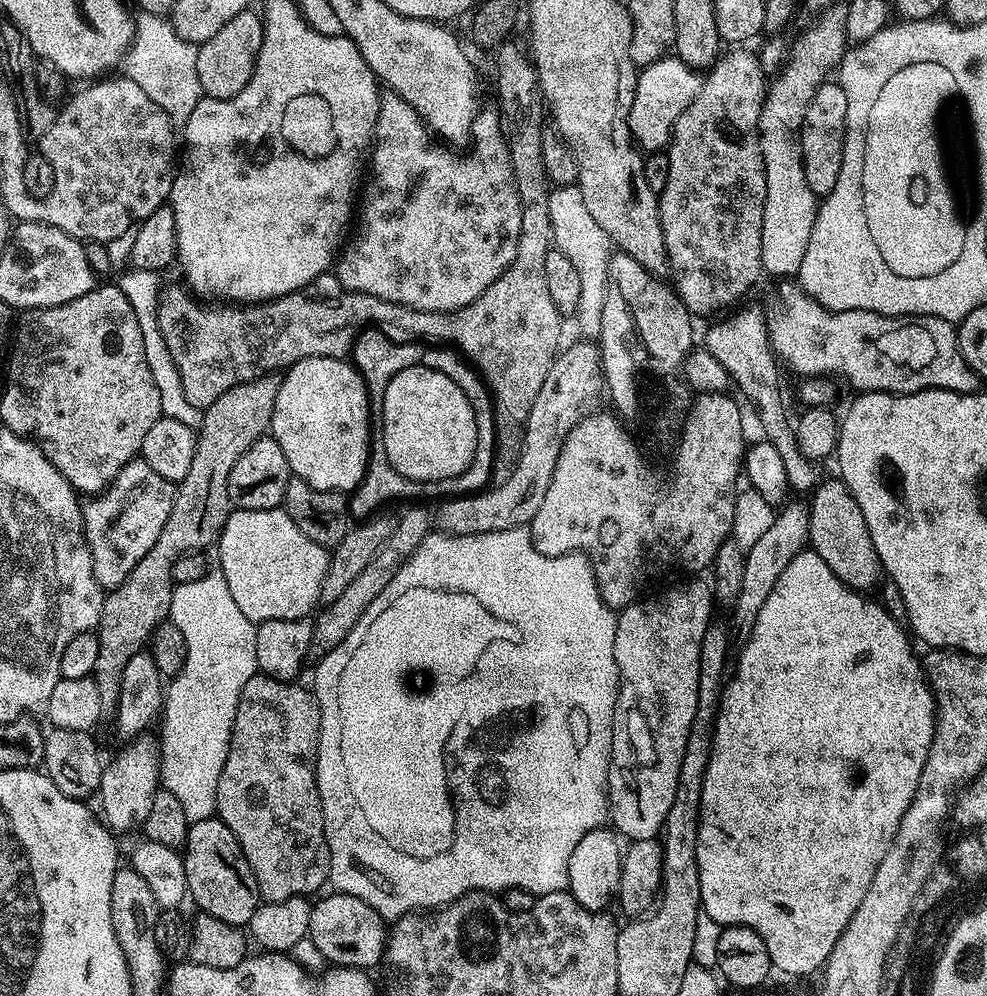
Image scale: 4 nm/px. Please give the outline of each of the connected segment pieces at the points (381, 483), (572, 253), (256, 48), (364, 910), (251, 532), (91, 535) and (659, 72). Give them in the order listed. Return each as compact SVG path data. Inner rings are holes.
M436 346L431 351L433 358L436 359L433 360L435 367L439 368L442 374L446 374L446 378L450 378L450 382L456 383L458 390L462 390L462 394L466 394L466 398L472 403L474 426L478 426L478 446L474 450L474 458L470 462L470 466L466 466L466 470L454 478L411 480L406 478L406 474L398 474L398 470L394 470L390 458L386 458L386 446L383 439L373 439L368 450L368 465L364 471L364 477L361 478L360 485L352 489L347 497L348 510L353 521L367 520L369 516L379 513L383 509L380 507L383 504L390 503L391 500L416 502L419 501L416 499L421 496L424 500L437 499L436 501L439 501L441 498L475 494L489 487L492 478L492 459L494 458L494 446L496 445L497 422L492 403L492 393L488 391L488 385L484 383L479 372L464 359L459 351L448 346Z
M556 186L549 191L548 206L550 208L550 226L552 227L552 242L578 270L581 281L578 306L574 313L576 324L580 327L581 337L599 337L602 330L602 309L606 307L608 293L608 267L614 255L614 245L611 238L590 218L590 210L586 210L586 202L582 202L582 194L576 186Z
M249 10L242 14L234 14L214 38L201 44L197 50L198 79L202 93L209 100L225 100L234 98L250 82L254 74L254 66L264 41L264 22L259 11Z
M333 891L331 895L321 895L319 897L321 900L317 899L313 903L307 937L314 942L315 946L318 946L318 950L322 952L329 965L372 970L375 964L379 965L383 961L384 951L388 947L389 925L384 917L378 914L378 910L366 906L366 902L362 902L362 898L354 898L350 894L338 891Z
M283 507L270 510L236 508L229 512L218 541L219 548L218 567L224 572L226 586L230 586L234 602L238 602L238 610L242 610L253 624L311 617L321 603L320 591L328 569L329 549L306 538Z
M137 458L116 475L102 494L83 505L84 532L92 548L94 578L98 578L101 588L111 590L118 587L130 570L138 566L146 550L158 542L158 534L162 534L162 526L166 526L166 518L170 518L175 496L173 481L163 480L148 468L148 463Z
M669 54L663 60L643 65L636 78L634 106L630 110L628 125L632 139L645 153L651 154L667 149L674 126L684 110L698 94L702 76L697 69L683 64L675 55Z

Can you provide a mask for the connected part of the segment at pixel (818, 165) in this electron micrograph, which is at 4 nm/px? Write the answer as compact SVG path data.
M825 82L818 86L814 98L810 98L810 106L806 106L804 121L800 127L800 153L802 166L806 174L806 186L817 198L823 198L834 190L834 182L838 182L838 170L842 170L842 154L844 153L844 131L846 130L846 90L838 82Z

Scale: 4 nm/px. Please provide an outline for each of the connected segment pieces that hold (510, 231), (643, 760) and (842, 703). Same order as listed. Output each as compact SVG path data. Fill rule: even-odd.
M388 94L381 99L374 147L370 152L370 172L372 168L372 180L376 184L366 185L367 183L365 183L363 185L362 199L358 204L356 233L354 233L354 228L351 233L351 236L353 235L352 241L350 241L350 236L346 247L339 253L334 264L334 275L342 282L345 290L361 292L362 294L374 294L374 298L386 298L390 302L410 306L414 310L453 312L462 306L473 304L478 298L478 294L482 294L482 290L486 290L486 286L493 284L510 266L510 262L514 262L518 250L518 230L522 226L522 210L520 209L518 190L514 186L514 174L512 173L508 143L504 141L504 134L500 130L499 123L483 124L483 122L480 122L475 125L474 139L471 144L472 154L466 160L458 160L456 157L450 156L444 149L439 148L439 146L442 146L430 135L419 114L402 97Z
M692 578L689 584L680 584L677 588L668 588L665 592L660 592L657 596L641 598L627 604L619 609L616 618L616 629L614 630L614 658L618 662L620 671L620 689L618 698L614 706L614 726L612 727L612 757L608 767L608 802L610 805L610 824L621 837L628 836L629 841L635 840L655 840L661 835L666 814L670 814L670 805L674 803L674 790L678 790L678 774L682 766L682 758L686 750L688 732L692 728L692 723L696 717L696 707L698 706L698 690L700 689L700 655L702 654L702 637L706 635L706 630L710 623L708 615L712 612L712 598L714 592L704 578Z
M799 552L794 562L782 570L778 582L774 582L774 590L770 590L766 597L766 603L758 614L758 622L754 622L754 630L740 659L735 661L736 673L733 676L731 673L730 679L723 685L716 709L712 753L704 775L698 826L698 882L702 911L721 926L754 930L766 942L773 969L788 976L819 973L828 963L834 942L842 930L846 930L862 898L866 898L866 890L870 890L870 882L874 882L874 874L878 874L878 866L882 858L886 858L900 823L912 805L922 778L922 766L926 766L932 739L936 736L936 698L928 686L921 657L918 652L916 656L912 649L913 641L905 625L890 618L880 602L867 600L864 596L867 595L863 591L847 588L816 552Z

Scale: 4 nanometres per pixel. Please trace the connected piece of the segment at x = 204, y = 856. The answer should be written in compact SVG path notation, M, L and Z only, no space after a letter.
M218 818L189 824L182 855L186 866L188 896L200 907L199 911L203 915L237 926L246 926L252 921L254 910L258 910L262 903L258 882L230 826Z

